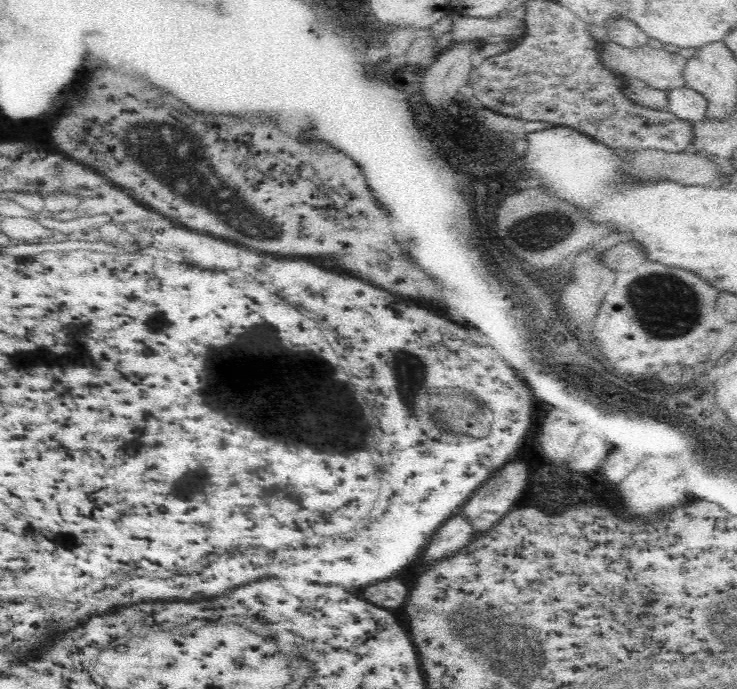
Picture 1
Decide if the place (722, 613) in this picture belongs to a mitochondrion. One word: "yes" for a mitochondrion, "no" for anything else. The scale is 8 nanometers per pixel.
yes

